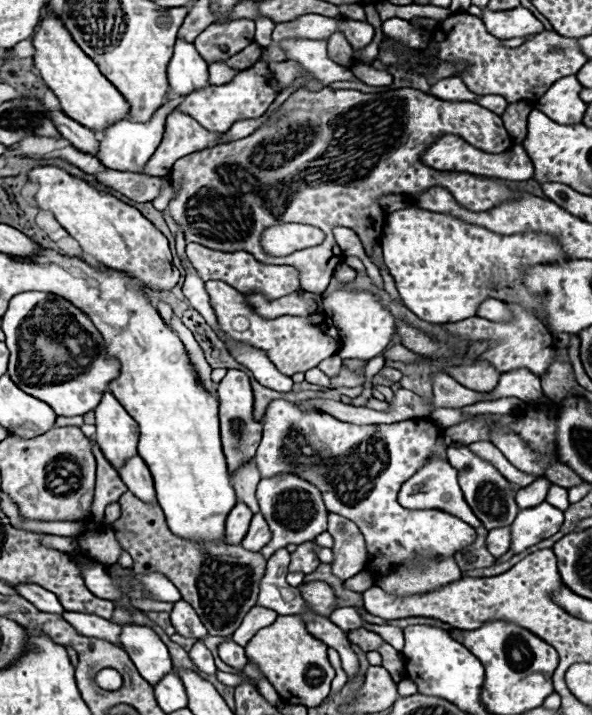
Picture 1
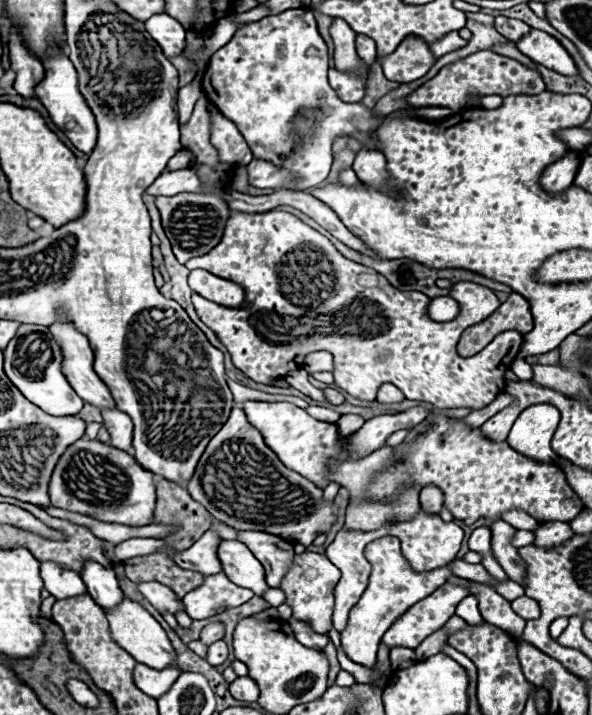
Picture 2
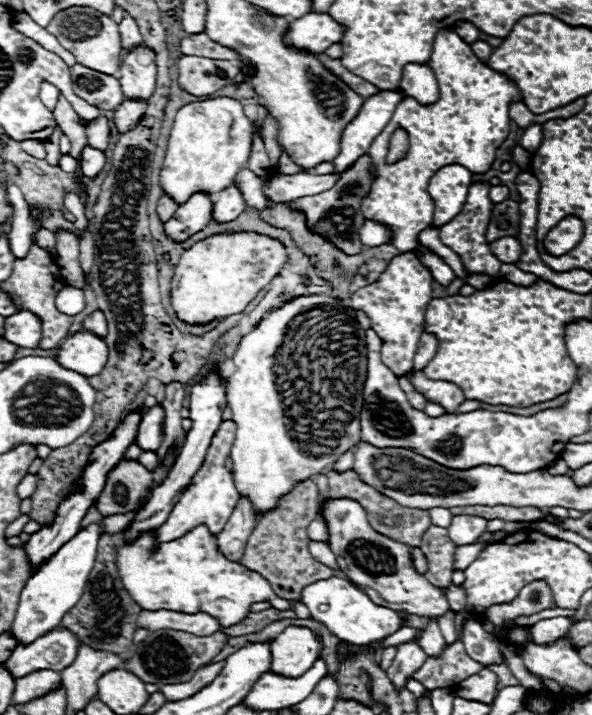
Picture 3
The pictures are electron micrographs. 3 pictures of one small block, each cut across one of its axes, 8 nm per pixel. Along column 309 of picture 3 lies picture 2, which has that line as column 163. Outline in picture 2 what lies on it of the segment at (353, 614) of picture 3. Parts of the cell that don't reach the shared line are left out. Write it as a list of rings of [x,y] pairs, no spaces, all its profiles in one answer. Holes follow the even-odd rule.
[[[142,582],[142,584],[138,584],[138,590],[160,612],[168,610],[168,612],[176,614],[178,610],[184,610],[182,602],[174,596],[174,592],[168,586],[160,584],[160,582]]]

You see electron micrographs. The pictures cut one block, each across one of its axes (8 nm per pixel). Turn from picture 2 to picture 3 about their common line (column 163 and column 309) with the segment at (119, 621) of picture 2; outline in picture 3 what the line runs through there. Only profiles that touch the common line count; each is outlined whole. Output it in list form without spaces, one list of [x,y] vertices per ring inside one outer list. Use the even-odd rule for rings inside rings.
[[[288,626],[272,642],[272,672],[300,676],[314,666],[322,650],[322,640],[306,626]]]

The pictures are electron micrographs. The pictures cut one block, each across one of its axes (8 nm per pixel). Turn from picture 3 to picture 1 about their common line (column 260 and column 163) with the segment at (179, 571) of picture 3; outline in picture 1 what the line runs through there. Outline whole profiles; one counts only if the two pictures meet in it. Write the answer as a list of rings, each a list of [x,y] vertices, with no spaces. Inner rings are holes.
[[[132,574],[134,578],[138,578],[146,590],[152,594],[154,600],[162,600],[162,602],[178,602],[180,600],[180,592],[178,588],[162,574]]]

